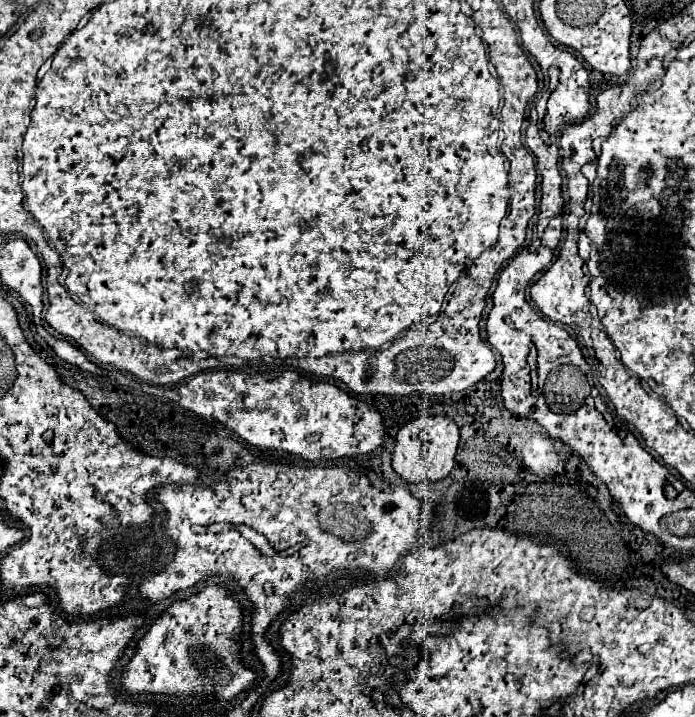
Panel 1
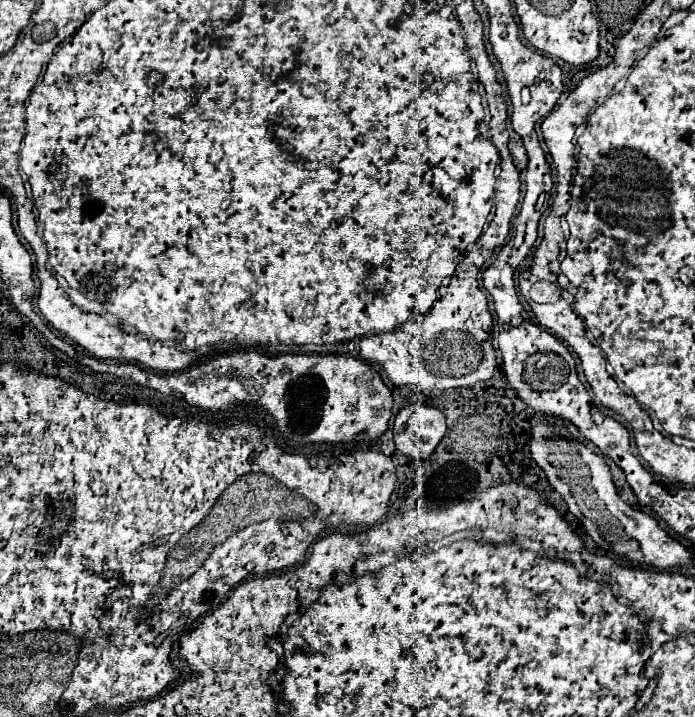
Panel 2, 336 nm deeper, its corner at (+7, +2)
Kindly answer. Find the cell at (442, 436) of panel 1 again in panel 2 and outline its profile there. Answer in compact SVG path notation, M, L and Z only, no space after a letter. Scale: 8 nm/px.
M414 403L394 419L394 443L402 455L430 457L446 435L446 417L440 409Z

